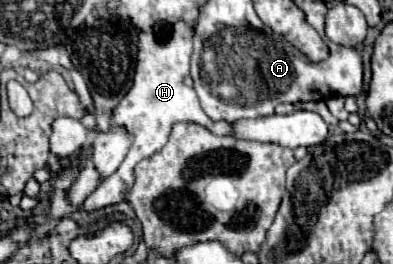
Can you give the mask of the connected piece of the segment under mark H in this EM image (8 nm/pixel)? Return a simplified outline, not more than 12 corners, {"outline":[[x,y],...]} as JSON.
{"outline":[[193,28],[141,32],[131,90],[111,124],[133,144],[81,210],[127,200],[133,168],[177,122],[233,134],[185,86]]}

